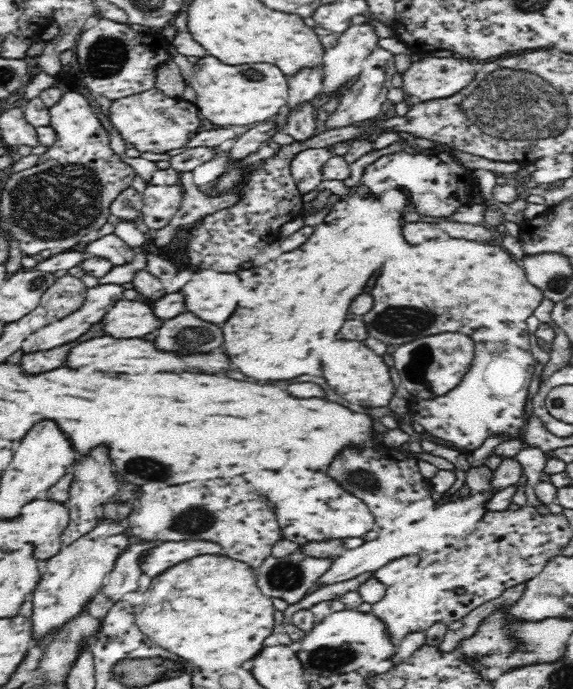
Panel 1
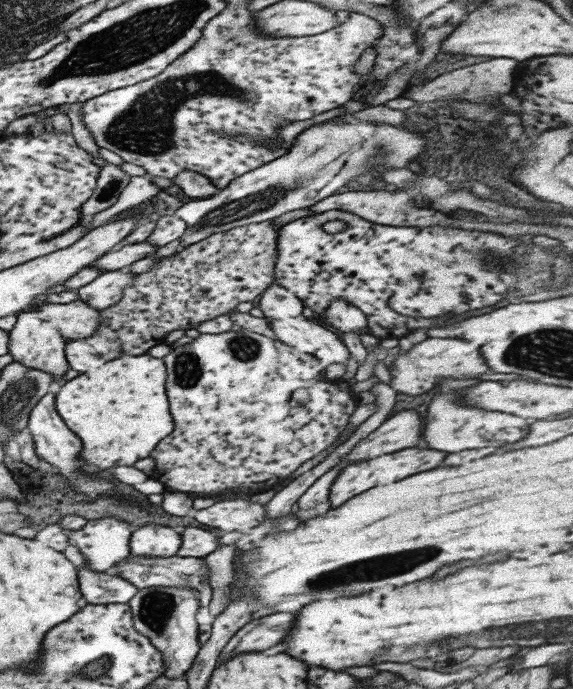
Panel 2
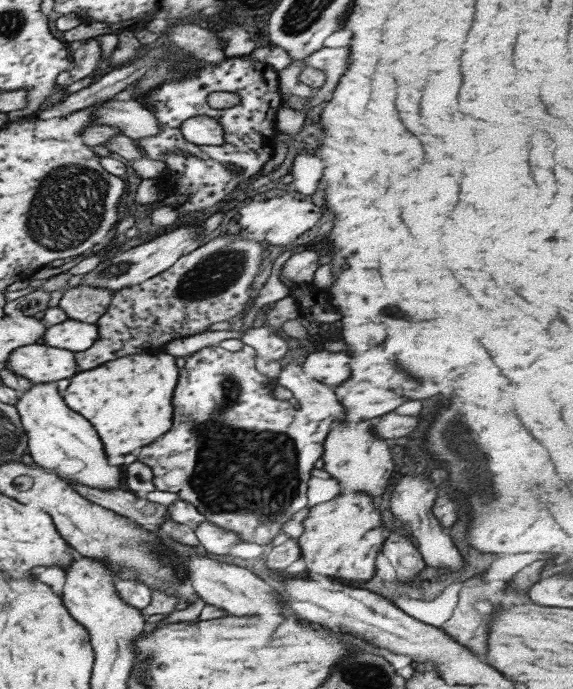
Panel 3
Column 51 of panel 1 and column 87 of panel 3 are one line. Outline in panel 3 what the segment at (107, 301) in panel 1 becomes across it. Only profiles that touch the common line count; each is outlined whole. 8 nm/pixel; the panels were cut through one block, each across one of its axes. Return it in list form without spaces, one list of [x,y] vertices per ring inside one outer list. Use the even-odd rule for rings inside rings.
[[[66,319],[60,324],[48,326],[41,342],[52,348],[62,348],[70,352],[84,352],[96,343],[98,329],[94,324]]]

